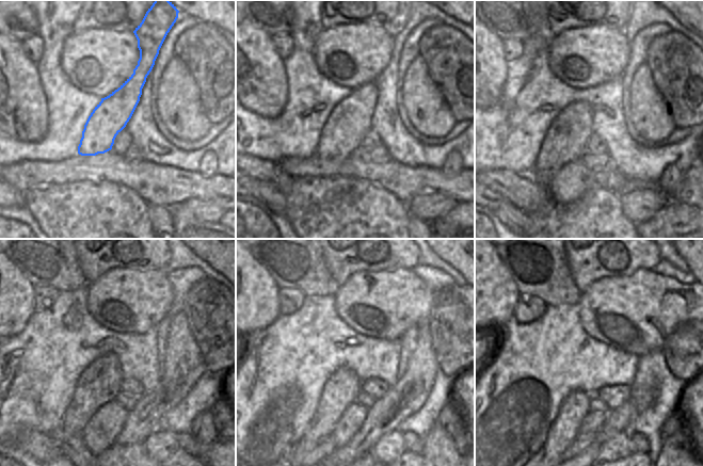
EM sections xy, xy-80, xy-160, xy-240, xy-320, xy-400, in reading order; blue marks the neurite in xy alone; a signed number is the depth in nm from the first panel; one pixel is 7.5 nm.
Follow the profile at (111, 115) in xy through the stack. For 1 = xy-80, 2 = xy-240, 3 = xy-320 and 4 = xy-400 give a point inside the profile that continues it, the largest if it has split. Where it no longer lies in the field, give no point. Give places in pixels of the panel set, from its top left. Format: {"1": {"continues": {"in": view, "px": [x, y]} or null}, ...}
{"1": {"continues": {"in": "xy-80", "px": [340, 127]}}, "2": {"continues": {"in": "xy-240", "px": [99, 383]}}, "3": {"continues": {"in": "xy-320", "px": [341, 388]}}, "4": {"continues": {"in": "xy-400", "px": [565, 427]}}}

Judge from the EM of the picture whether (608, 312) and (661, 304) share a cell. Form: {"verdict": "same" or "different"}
{"verdict": "same"}

